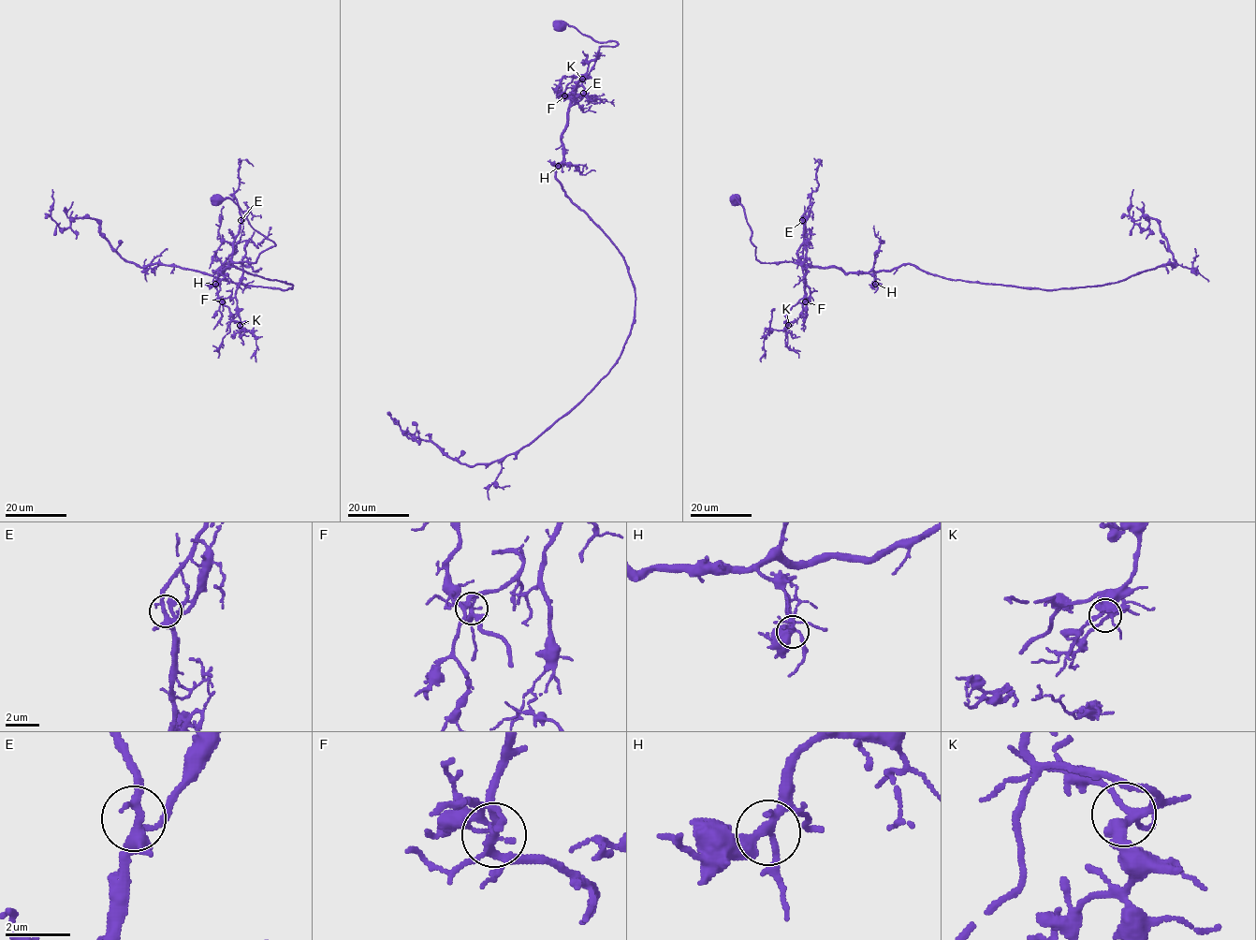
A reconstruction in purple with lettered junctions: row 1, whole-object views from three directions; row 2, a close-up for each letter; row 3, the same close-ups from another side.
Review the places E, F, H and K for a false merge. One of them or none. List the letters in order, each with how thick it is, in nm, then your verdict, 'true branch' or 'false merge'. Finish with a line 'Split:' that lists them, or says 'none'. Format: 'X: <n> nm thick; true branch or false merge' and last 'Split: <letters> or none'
E: 280 nm thick; true branch
F: 240 nm thick; false merge
H: 240 nm thick; true branch
K: 240 nm thick; true branch
Split: F

